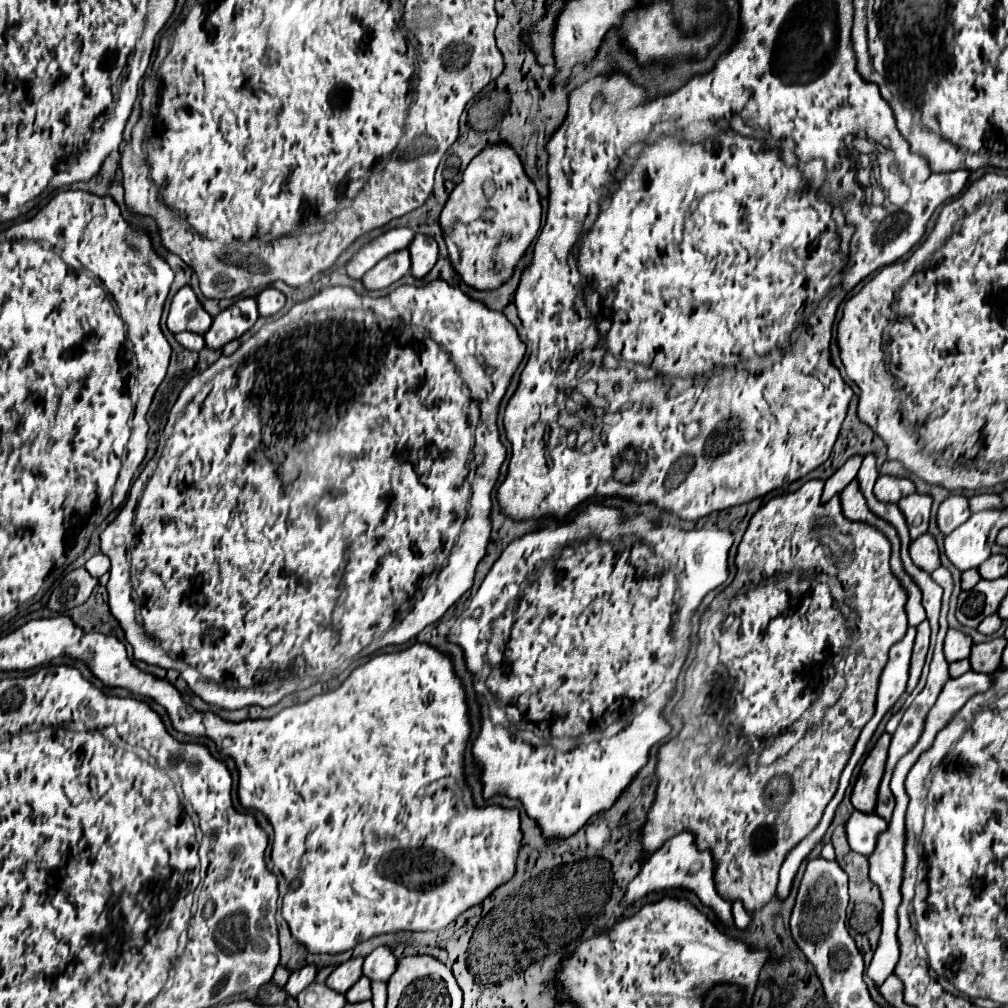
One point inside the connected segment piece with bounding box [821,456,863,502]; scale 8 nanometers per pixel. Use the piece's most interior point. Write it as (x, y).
(835, 484)

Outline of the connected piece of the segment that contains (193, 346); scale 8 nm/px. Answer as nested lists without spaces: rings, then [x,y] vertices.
[[[181,332],[181,334],[175,334],[175,340],[183,346],[183,348],[187,348],[187,350],[201,350],[201,348],[205,348],[205,340],[203,340],[203,336],[201,334],[193,334],[193,332]]]

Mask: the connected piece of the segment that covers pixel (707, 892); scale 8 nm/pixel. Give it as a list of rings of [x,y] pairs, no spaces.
[[[681,832],[673,838],[669,838],[657,852],[653,852],[645,862],[643,862],[643,868],[639,872],[639,876],[635,876],[627,888],[627,894],[623,898],[623,904],[629,906],[633,902],[637,902],[641,896],[645,896],[647,892],[651,890],[657,890],[657,888],[673,888],[673,886],[679,886],[679,888],[687,888],[687,890],[695,890],[695,894],[699,896],[699,900],[713,908],[715,914],[719,916],[719,920],[723,920],[725,924],[733,924],[733,916],[731,916],[731,902],[725,900],[717,888],[715,888],[715,880],[713,880],[713,874],[715,874],[715,860],[711,856],[709,850],[699,850],[697,844],[695,844],[695,836],[691,832]]]

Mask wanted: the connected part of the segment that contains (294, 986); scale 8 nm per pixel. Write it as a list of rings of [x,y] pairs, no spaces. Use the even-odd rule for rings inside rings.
[[[307,964],[307,966],[291,972],[289,982],[287,982],[287,986],[285,986],[287,994],[297,996],[301,990],[305,990],[305,988],[315,980],[315,974],[317,974],[317,966],[313,966],[313,964]]]

